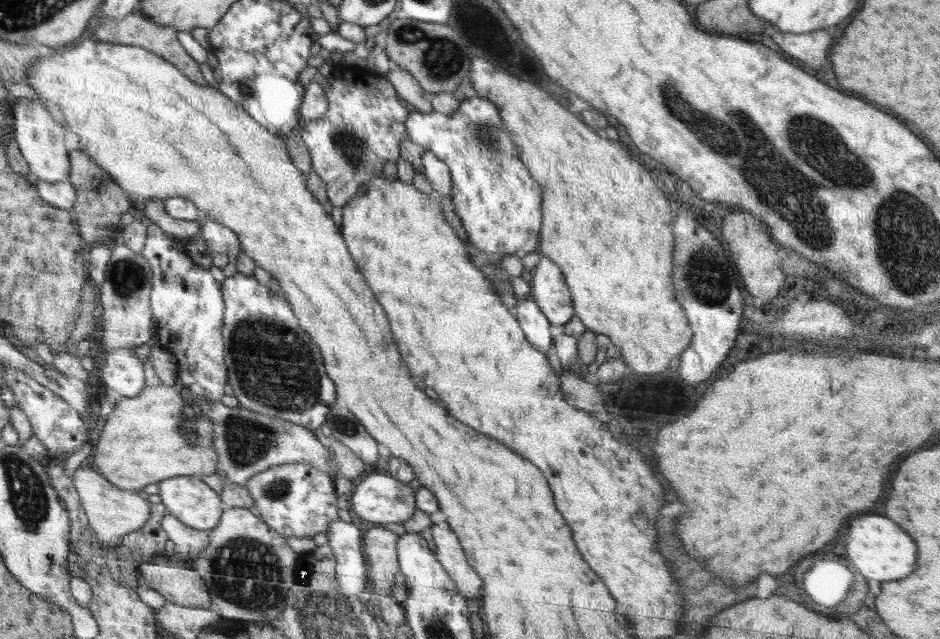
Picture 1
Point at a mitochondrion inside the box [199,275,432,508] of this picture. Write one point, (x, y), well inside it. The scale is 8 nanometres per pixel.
(272, 365)

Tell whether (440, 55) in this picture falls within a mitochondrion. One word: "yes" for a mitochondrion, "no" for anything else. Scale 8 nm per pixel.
yes

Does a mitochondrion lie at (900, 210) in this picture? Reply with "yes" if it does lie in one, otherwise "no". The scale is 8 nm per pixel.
yes

